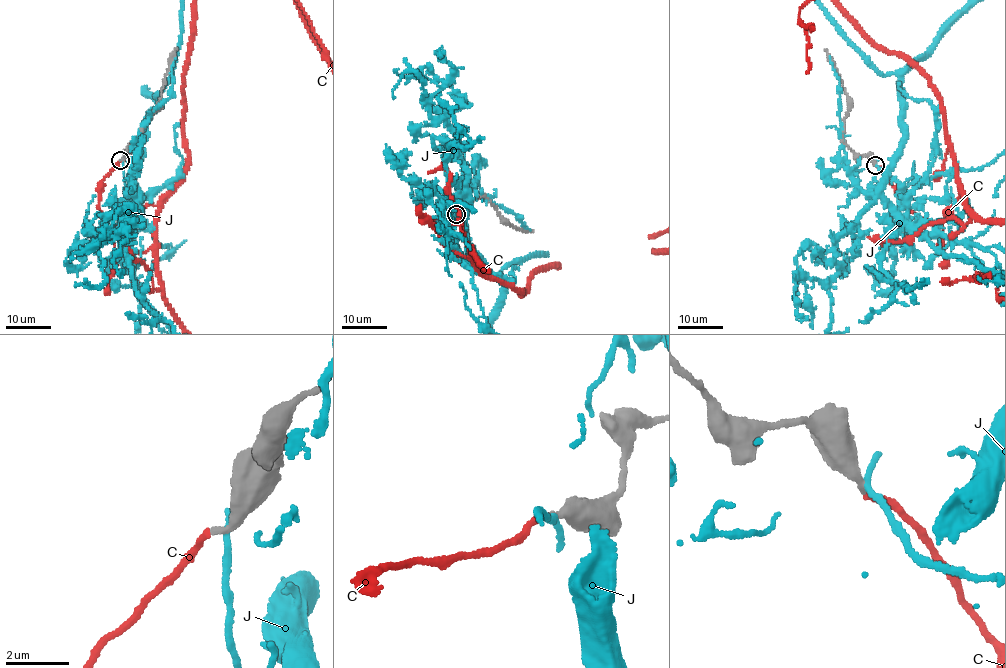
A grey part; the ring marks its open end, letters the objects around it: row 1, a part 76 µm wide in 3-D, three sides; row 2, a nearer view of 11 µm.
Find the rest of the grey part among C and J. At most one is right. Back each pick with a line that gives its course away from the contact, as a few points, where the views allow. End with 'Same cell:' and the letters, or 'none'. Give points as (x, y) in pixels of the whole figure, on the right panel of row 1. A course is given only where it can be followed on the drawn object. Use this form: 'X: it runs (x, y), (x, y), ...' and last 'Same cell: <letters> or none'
Same cell: C

